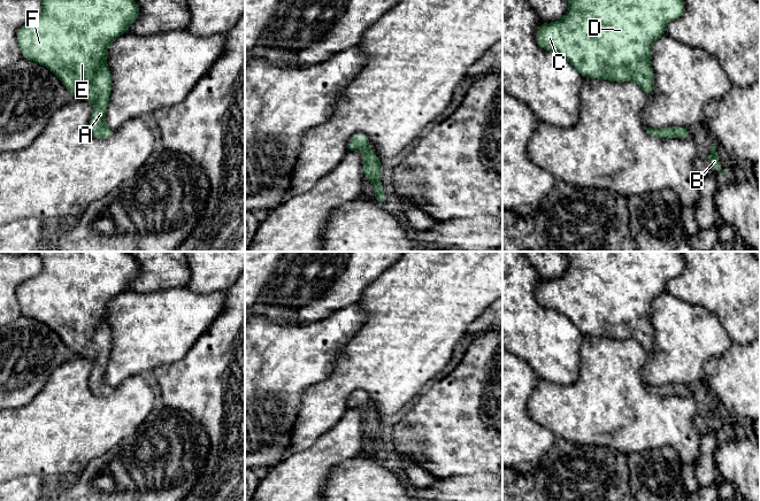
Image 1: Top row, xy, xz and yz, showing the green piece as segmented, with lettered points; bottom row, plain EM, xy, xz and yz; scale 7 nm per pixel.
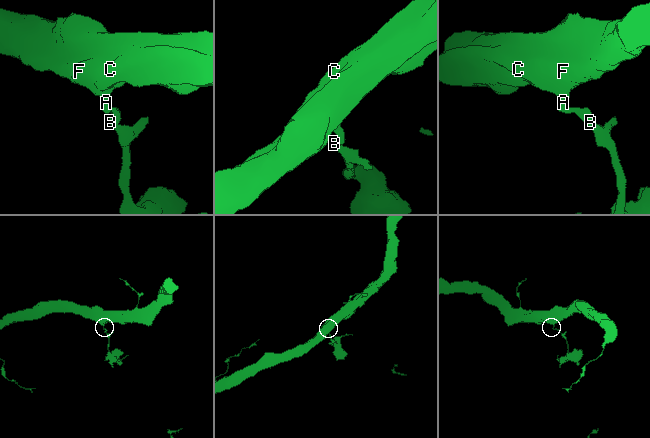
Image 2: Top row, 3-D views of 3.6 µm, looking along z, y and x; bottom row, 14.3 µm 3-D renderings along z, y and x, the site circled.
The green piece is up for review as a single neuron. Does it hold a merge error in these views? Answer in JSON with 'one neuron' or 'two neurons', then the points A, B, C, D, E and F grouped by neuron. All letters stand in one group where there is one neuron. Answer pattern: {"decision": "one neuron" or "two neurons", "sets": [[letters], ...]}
{"decision": "one neuron", "sets": [["A", "B", "C", "D", "E", "F"]]}

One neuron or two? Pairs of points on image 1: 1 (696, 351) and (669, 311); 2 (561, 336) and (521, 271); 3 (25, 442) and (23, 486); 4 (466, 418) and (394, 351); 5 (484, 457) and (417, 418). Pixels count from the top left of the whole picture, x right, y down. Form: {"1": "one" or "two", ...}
{"1": "one", "2": "one", "3": "two", "4": "two", "5": "one"}

